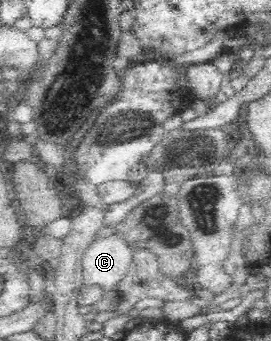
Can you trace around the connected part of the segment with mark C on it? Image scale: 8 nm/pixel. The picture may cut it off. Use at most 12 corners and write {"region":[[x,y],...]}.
{"region":[[97,237],[82,257],[84,283],[116,291],[134,249]]}

